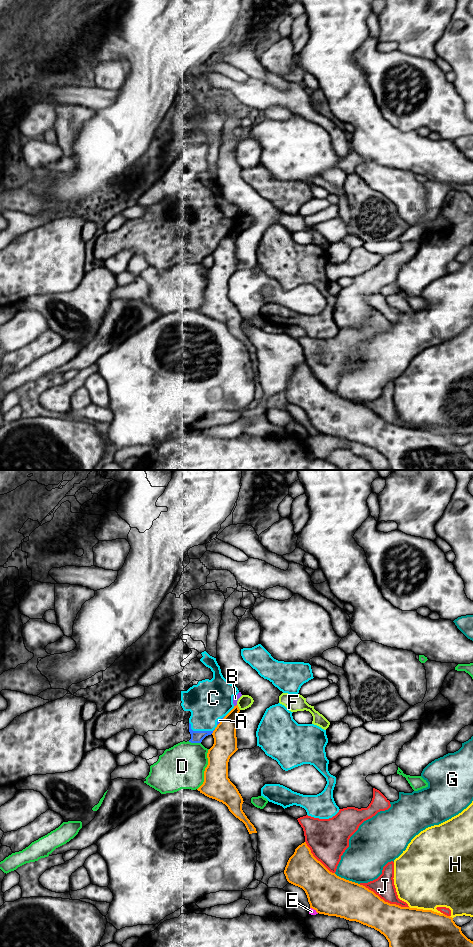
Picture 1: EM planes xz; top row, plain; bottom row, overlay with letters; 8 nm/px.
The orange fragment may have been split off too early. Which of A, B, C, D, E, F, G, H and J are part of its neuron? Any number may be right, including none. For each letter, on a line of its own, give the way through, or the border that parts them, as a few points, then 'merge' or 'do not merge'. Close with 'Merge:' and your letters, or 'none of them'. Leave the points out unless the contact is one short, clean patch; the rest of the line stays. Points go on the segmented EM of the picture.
A: along xz (215, 729), (211, 733) | do not merge
B: along xz (236, 704), (234, 706) | do not merge
C: do not merge
D: do not merge
E: do not merge
F: along xz (237, 704), (240, 709) | do not merge
G: do not merge
H: do not merge
J: do not merge
Merge: none of them

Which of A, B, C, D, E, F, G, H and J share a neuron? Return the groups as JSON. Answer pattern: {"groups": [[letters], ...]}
{"groups": [["A", "B", "C"], ["D"], ["E"], ["F"], ["G"], ["H"], ["J"]]}

